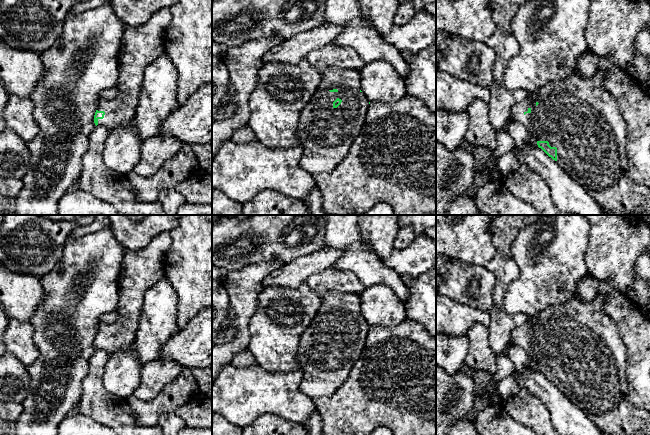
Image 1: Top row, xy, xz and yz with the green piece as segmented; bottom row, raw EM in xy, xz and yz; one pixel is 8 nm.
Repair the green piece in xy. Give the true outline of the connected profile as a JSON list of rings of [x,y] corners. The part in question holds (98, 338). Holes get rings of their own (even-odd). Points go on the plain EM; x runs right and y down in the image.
[[[170,232],[155,236],[148,245],[139,250],[126,250],[118,281],[119,303],[116,311],[118,320],[98,325],[94,339],[95,349],[105,350],[109,357],[128,349],[135,342],[139,319],[142,312],[144,295],[148,289],[164,277],[164,258],[172,243]]]

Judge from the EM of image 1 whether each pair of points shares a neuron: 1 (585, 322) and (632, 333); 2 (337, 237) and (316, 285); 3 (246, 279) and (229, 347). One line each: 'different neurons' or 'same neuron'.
1: different neurons
2: different neurons
3: same neuron

